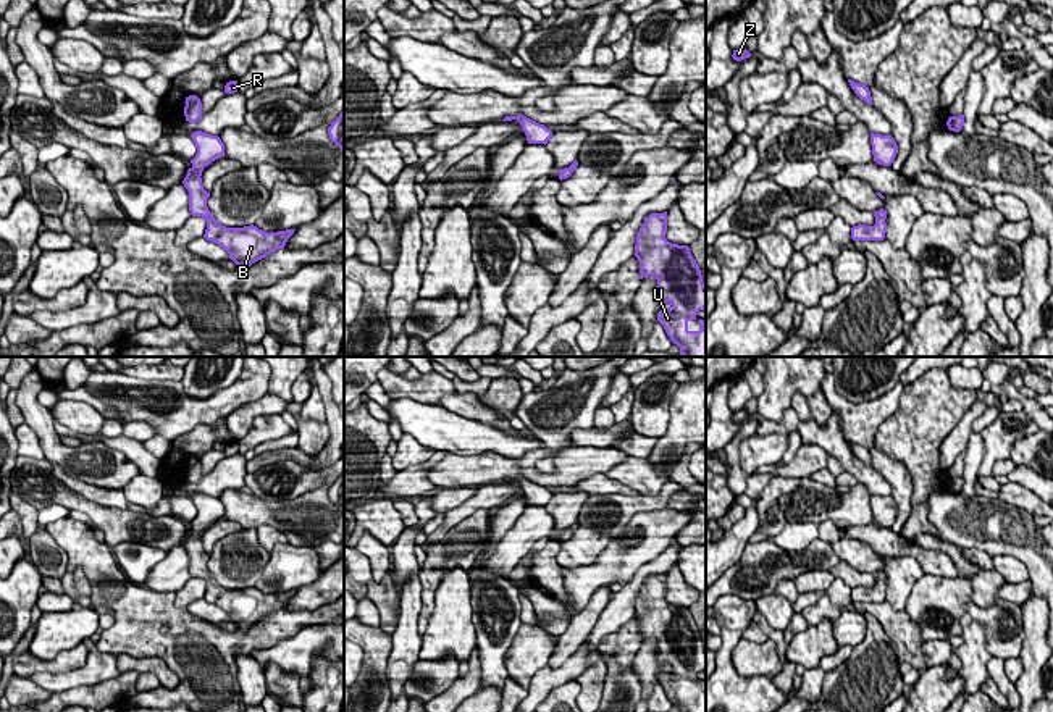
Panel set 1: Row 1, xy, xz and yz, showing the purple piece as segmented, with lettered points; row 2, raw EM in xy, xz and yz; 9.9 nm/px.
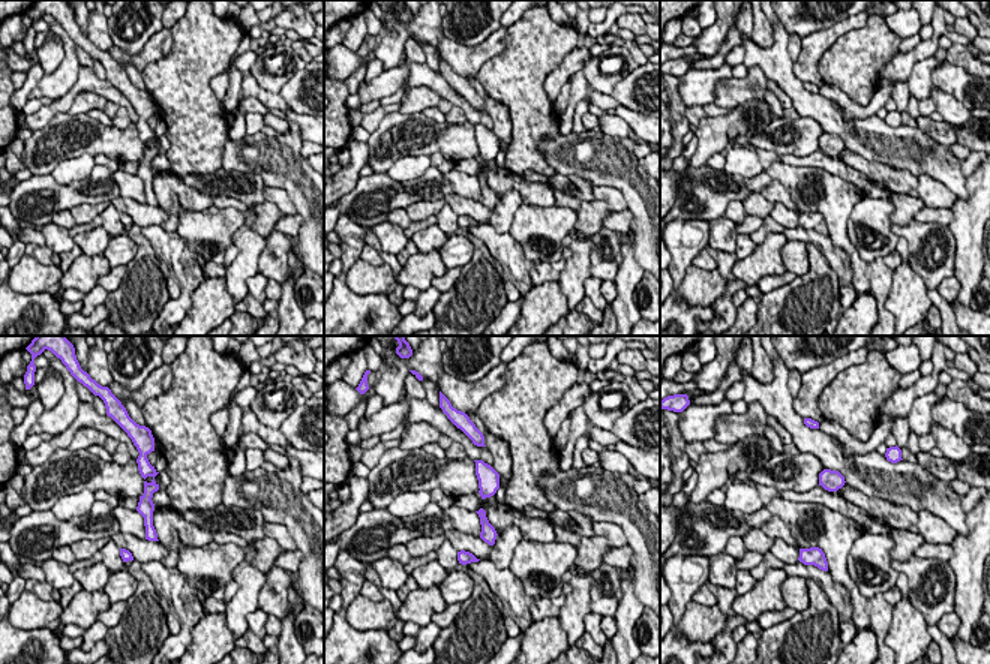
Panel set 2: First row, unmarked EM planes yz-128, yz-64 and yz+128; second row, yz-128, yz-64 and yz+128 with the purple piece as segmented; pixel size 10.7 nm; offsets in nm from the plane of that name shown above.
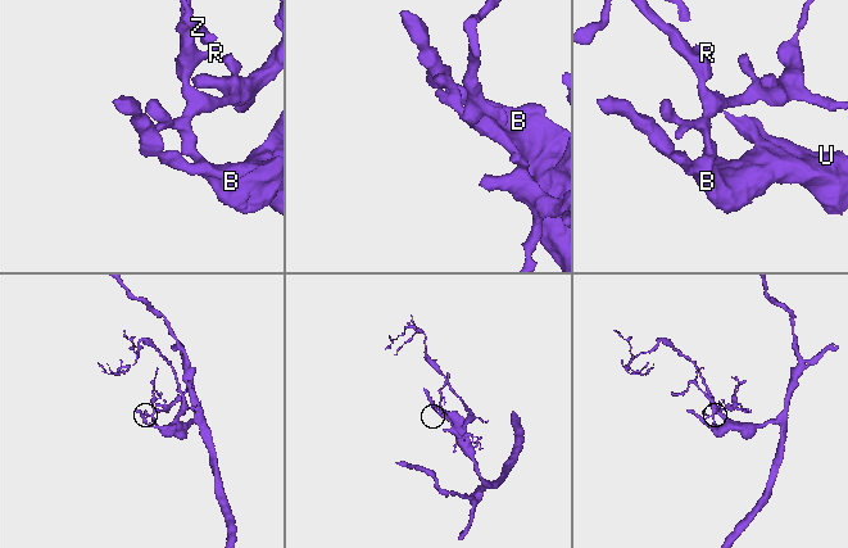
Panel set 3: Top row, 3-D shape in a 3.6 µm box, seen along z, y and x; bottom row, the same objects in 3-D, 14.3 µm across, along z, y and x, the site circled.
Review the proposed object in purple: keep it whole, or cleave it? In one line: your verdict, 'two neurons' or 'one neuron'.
one neuron

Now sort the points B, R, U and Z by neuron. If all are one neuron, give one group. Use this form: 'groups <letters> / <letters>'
groups B R U Z

